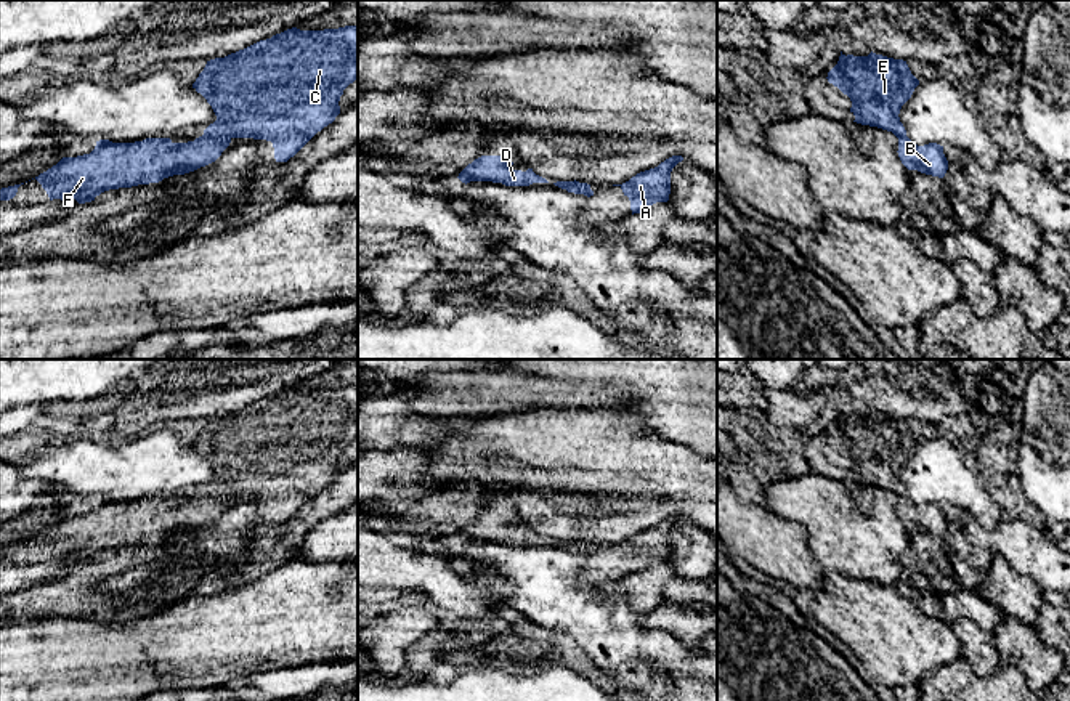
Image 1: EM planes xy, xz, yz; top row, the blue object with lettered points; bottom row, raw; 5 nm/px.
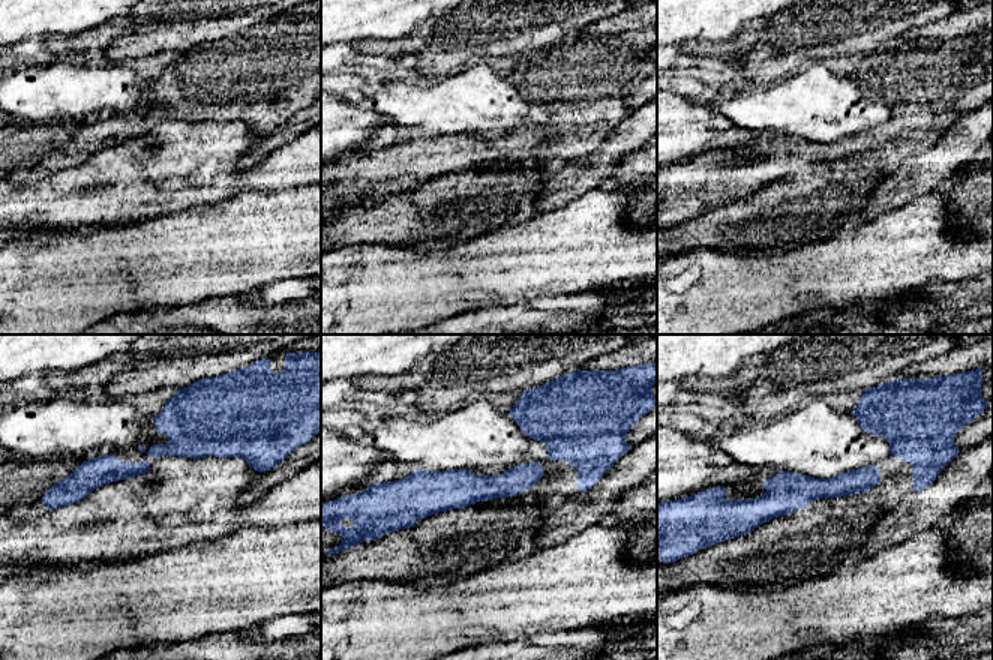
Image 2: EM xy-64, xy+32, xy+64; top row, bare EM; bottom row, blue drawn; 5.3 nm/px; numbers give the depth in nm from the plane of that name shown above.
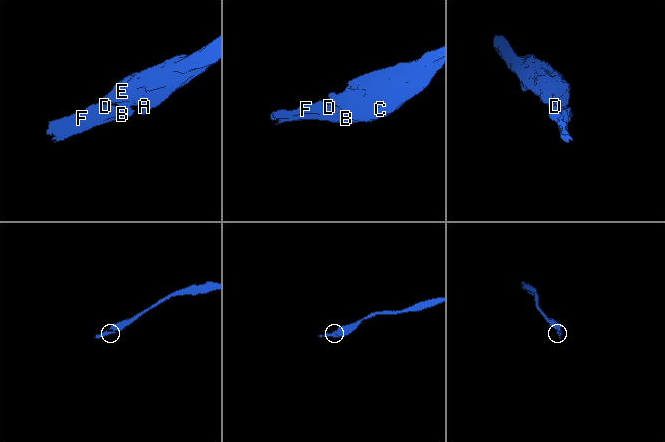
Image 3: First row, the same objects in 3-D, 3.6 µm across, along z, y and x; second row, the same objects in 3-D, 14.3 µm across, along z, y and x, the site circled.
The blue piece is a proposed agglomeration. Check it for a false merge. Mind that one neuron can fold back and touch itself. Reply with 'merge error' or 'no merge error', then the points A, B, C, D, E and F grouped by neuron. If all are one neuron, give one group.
no merge error; groups A B C D E F

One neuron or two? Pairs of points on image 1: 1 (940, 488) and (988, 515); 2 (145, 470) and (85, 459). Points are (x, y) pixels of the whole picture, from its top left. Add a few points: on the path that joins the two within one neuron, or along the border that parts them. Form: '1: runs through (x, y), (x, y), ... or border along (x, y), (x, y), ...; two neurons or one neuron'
1: runs through (952, 488), (961, 488), (977, 504); one neuron
2: runs through (130, 470), (100, 470); one neuron

